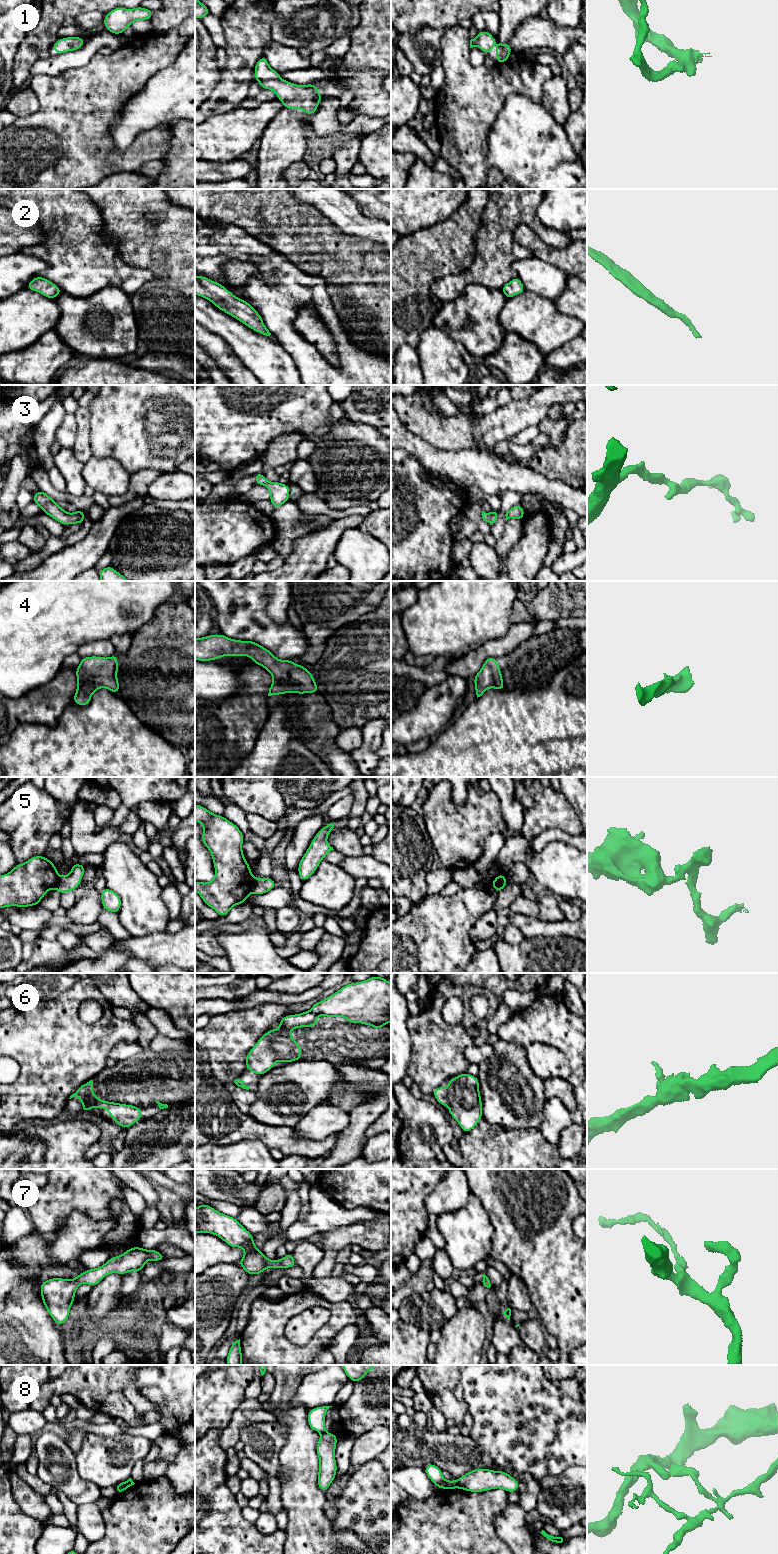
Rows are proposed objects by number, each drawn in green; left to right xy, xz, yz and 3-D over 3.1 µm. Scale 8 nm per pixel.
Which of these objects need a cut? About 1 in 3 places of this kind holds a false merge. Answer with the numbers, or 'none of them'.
5

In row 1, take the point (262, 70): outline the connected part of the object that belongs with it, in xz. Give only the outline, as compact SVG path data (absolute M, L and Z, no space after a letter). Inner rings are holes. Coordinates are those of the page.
M264 55L257 61L254 73L254 80L259 81L261 89L273 90L283 103L283 108L300 109L312 115L323 98L314 83L298 86L281 79L280 73L269 66Z

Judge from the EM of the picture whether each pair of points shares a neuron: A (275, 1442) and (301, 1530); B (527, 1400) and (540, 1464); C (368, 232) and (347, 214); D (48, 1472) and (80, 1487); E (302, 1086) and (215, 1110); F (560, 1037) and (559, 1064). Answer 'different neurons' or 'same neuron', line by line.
A: different neurons
B: same neuron
C: same neuron
D: same neuron
E: different neurons
F: different neurons

